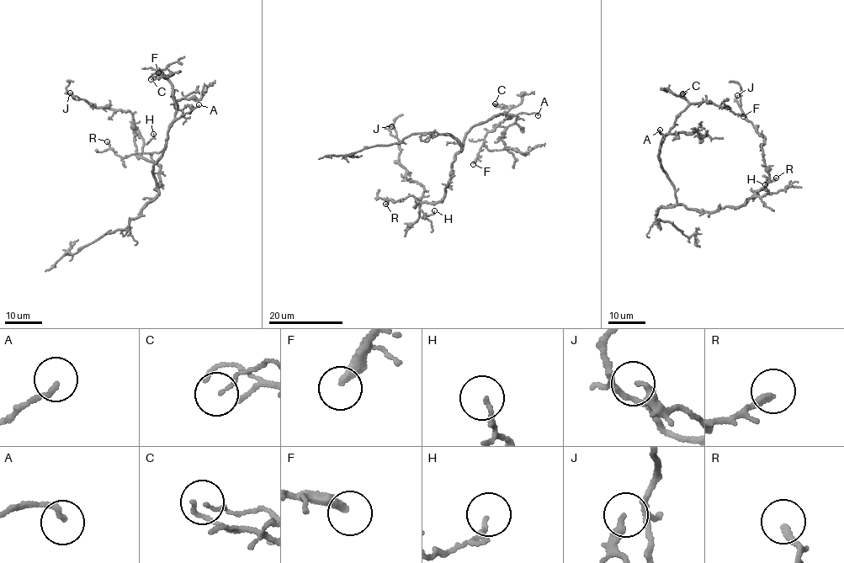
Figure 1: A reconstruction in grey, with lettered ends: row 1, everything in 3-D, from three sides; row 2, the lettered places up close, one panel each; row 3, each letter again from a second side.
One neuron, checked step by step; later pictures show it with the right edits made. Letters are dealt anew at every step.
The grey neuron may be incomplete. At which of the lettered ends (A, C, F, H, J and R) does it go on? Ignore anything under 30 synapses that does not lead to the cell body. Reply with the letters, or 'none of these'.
F

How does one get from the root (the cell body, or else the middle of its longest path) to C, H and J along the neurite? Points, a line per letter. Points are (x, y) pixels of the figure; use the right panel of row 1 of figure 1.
C: (698, 209), (677, 204), (675, 188), (659, 157), (662, 137), (669, 132), (676, 116), (687, 106), (682, 93)
H: (698, 209), (714, 212), (726, 206), (739, 206), (752, 197), (769, 194), (765, 184)
J: (698, 209), (714, 212), (745, 204), (769, 178), (761, 150), (765, 141), (745, 119), (737, 95)

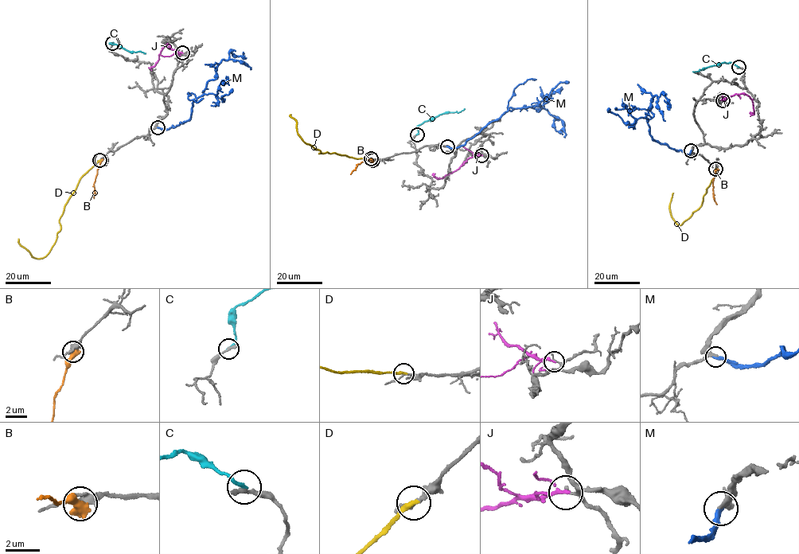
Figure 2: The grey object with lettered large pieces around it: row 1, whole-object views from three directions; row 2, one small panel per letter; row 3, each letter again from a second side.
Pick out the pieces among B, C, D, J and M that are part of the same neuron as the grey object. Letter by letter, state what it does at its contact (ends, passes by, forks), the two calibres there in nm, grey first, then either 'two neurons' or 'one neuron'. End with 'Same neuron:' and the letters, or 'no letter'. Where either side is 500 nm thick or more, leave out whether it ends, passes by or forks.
B: 320/700 nm | two neurons
C: it ends | 320/220 nm | two neurons
D: it ends | 140/280 nm | two neurons
J: it passes by | 180/160 nm | two neurons
M: it ends | 220/300 nm | one neuron
Same neuron: M

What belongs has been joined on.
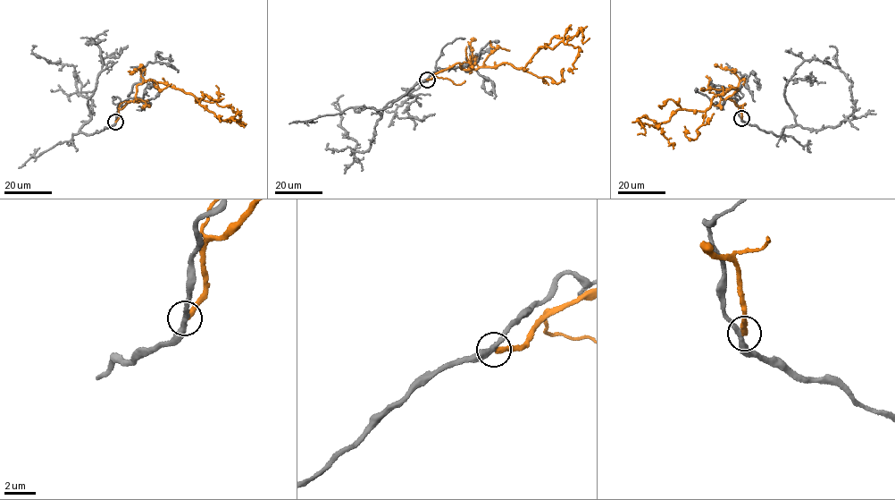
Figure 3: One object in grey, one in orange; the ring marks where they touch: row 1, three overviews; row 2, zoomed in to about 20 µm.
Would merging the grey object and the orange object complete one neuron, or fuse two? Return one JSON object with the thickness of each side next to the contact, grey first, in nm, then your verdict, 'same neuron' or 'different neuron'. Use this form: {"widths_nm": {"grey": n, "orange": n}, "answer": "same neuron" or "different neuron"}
{"widths_nm": {"grey": 320, "orange": 360}, "answer": "different neuron"}

